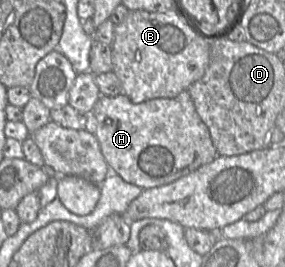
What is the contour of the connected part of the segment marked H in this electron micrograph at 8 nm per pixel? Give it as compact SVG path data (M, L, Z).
M188 90L175 98L155 98L141 103L131 102L124 94L100 95L88 116L90 130L111 171L141 189L170 184L218 156Z

